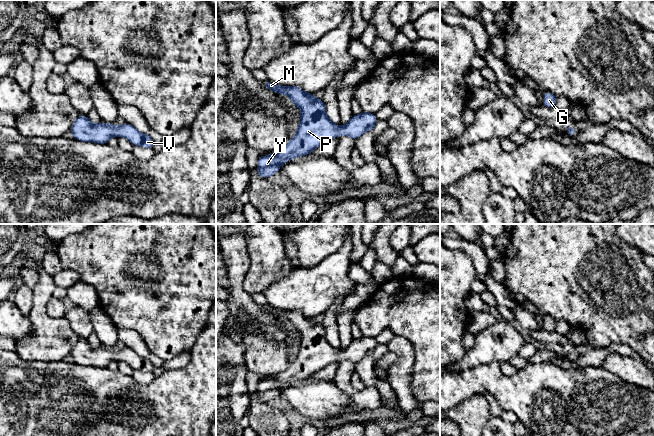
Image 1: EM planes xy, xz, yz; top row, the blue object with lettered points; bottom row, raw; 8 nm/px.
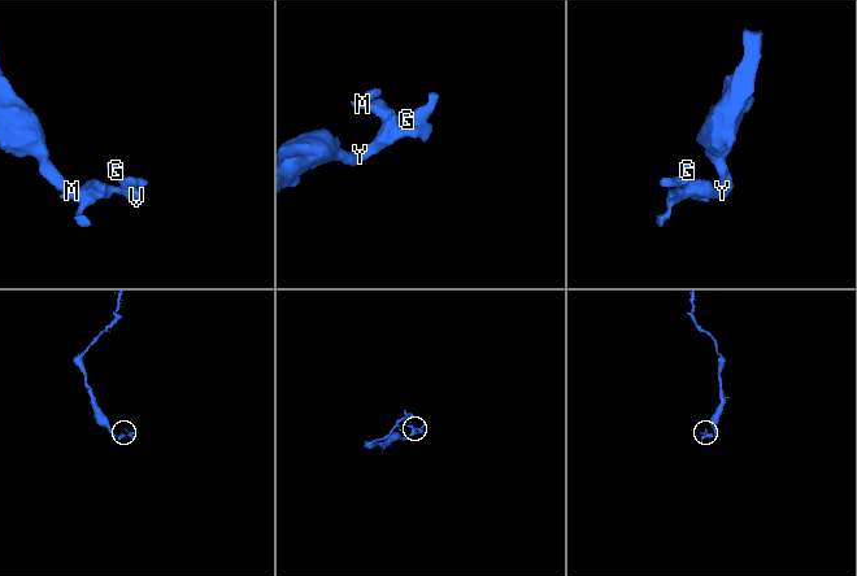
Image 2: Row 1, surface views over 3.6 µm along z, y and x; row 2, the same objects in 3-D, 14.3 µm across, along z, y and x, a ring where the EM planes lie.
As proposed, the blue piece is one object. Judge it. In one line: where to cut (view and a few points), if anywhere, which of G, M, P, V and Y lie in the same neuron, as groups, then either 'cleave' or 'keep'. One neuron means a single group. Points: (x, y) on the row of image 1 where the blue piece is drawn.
cut none; groups G M P V Y; keep

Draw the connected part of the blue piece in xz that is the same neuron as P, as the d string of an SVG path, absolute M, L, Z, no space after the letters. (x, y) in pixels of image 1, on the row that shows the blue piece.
M269 81L262 85L275 93L287 95L292 104L301 110L296 134L288 144L269 156L259 157L256 173L263 178L277 173L284 162L305 156L335 137L346 135L356 140L364 132L372 131L378 120L375 114L362 112L353 115L346 125L339 128L327 117L324 102L316 99L313 94L296 86L280 86Z

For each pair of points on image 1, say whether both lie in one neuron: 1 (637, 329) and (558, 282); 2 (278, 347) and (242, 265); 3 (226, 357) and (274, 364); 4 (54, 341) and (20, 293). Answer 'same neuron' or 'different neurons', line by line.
1: same neuron
2: same neuron
3: different neurons
4: different neurons

